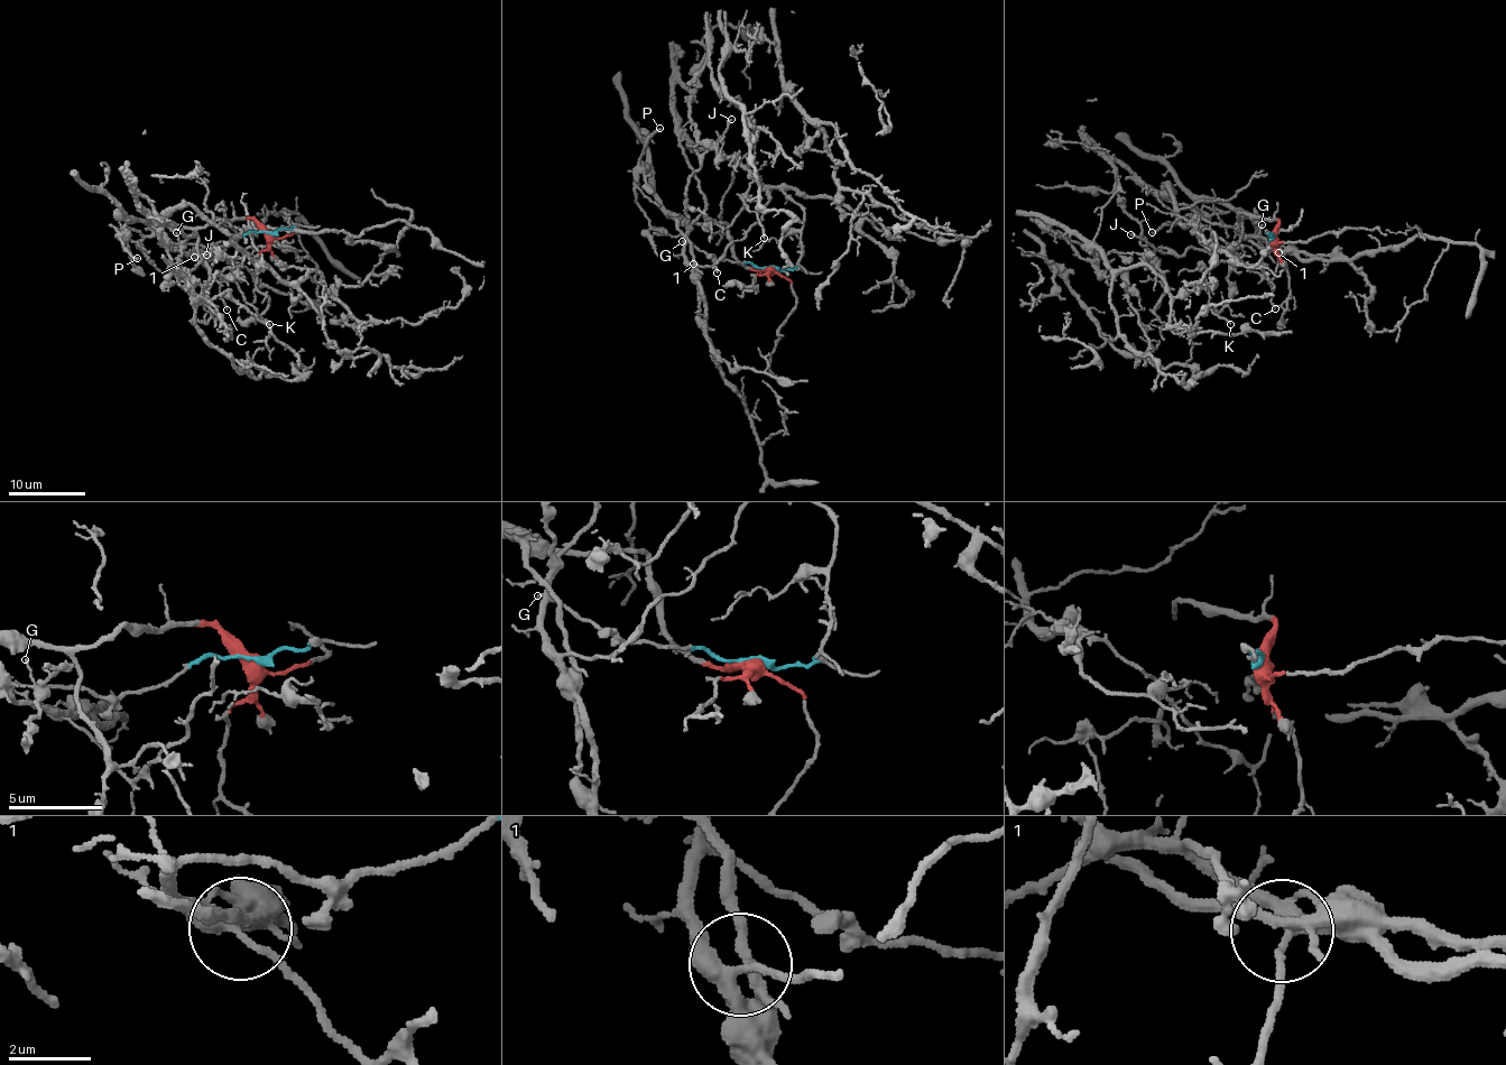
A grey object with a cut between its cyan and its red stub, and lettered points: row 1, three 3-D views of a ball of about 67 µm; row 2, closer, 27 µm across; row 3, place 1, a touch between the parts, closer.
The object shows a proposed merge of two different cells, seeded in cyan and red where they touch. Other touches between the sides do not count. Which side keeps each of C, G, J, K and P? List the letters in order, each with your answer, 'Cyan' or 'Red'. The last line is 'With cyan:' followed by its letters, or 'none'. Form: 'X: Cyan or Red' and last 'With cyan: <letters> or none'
C: Cyan
G: Cyan
J: Cyan
K: Red
P: Red
With cyan: C, G, J

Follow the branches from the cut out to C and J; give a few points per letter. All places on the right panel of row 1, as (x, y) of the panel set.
C: (1271, 235), (1275, 234), (1271, 234), (1269, 244), (1260, 238), (1278, 251), (1275, 277), (1271, 284), (1275, 309)
J: (1271, 235), (1269, 244), (1244, 237), (1211, 253), (1191, 248), (1180, 255), (1162, 253), (1129, 234)

